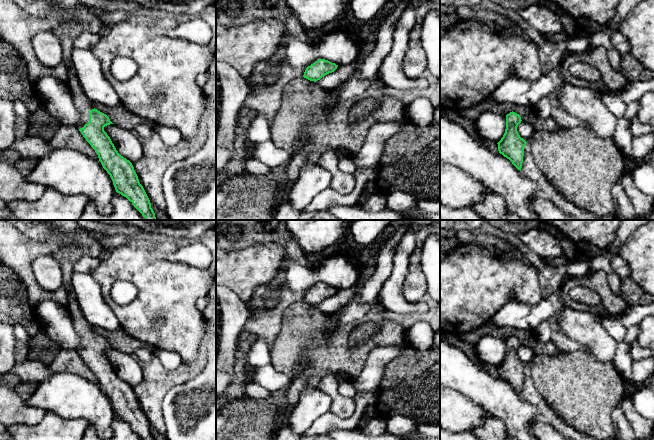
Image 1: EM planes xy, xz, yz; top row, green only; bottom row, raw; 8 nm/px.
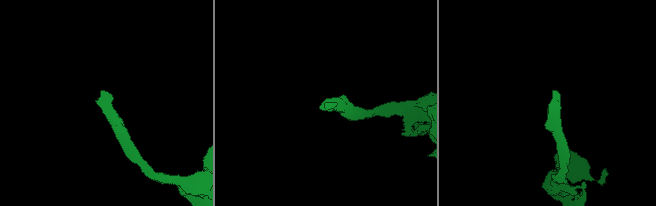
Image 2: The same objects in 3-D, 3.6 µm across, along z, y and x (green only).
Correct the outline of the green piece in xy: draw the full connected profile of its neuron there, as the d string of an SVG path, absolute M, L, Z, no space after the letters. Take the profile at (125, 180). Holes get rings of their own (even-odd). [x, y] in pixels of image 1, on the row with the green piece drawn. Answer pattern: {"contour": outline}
{"contour": "M12 0L19 7L21 7L26 12L32 14L36 18L45 18L49 16L51 12L51 5L57 4L63 8L67 8L71 11L70 18L60 25L52 28L54 34L58 37L62 44L62 62L67 67L68 80L67 85L71 92L75 106L77 107L81 119L79 122L78 129L86 139L86 141L91 145L98 155L99 161L101 162L103 168L110 175L113 185L117 193L126 197L134 207L142 214L146 220L157 220L155 213L151 208L150 200L140 184L138 176L134 170L132 163L121 156L116 150L114 144L112 143L110 137L104 131L104 127L113 124L109 117L94 108L94 103L92 103L89 98L84 93L81 84L78 80L76 70L72 62L72 50L74 49L75 40L84 32L90 32L93 34L98 34L104 27L104 24L99 19L97 13L86 6L81 6L78 0Z"}

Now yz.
{"contour": "M513 111L507 114L505 133L501 140L497 143L499 153L509 159L520 171L523 163L524 147L527 143L520 137L517 131L517 127L521 121L519 114Z"}

